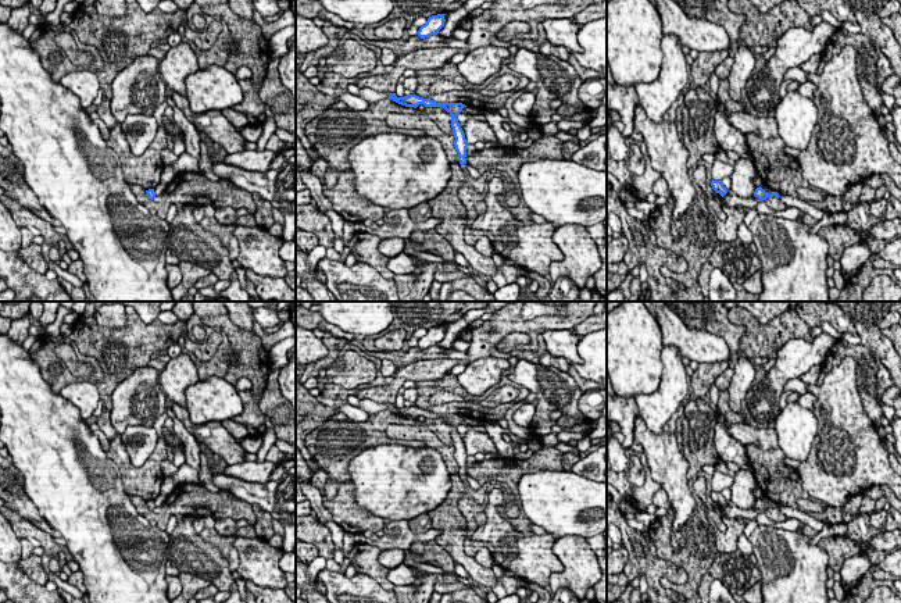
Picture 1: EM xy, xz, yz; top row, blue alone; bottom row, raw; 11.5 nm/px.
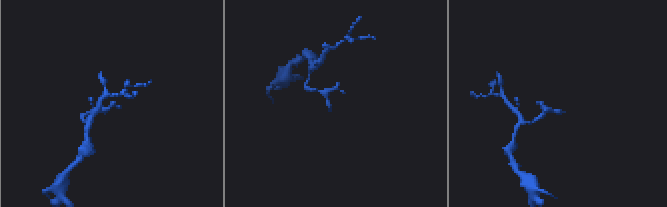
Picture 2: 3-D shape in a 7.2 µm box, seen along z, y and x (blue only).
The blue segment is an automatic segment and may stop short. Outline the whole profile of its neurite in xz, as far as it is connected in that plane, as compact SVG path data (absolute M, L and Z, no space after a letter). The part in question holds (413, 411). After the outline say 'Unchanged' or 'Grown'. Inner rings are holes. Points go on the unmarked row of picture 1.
M390 404L389 410L405 417L405 418L414 418L416 420L419 415L423 415L425 418L443 418L450 427L451 427L451 439L453 439L453 446L455 449L454 452L454 459L458 464L458 472L460 475L466 475L466 450L465 450L465 445L458 433L458 427L462 422L464 418L466 418L462 414L436 414L430 410L423 410L419 408L416 406L410 406L410 407L404 407L404 408L397 408L396 404Z. Unchanged

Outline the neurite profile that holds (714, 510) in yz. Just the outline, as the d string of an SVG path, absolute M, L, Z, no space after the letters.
M711 495L707 496L705 507L708 517L714 521L715 525L725 525L722 520L722 507L712 500Z

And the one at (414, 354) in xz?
M432 346L429 349L421 350L419 347L411 347L404 356L394 356L390 352L371 352L372 357L379 360L390 360L397 370L419 361L419 360L435 360L435 358L447 358L444 356L446 349L440 346Z

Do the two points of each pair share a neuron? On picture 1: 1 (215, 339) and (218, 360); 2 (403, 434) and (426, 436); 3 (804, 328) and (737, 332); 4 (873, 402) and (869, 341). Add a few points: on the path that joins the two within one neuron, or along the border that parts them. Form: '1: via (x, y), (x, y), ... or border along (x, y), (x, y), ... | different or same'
1: border along (218, 348), (208, 360), (199, 360) | different
2: via (408, 434), (421, 434) | same
3: border along (726, 316), (744, 328), (739, 349) | different
4: border along (861, 342), (886, 368) | different

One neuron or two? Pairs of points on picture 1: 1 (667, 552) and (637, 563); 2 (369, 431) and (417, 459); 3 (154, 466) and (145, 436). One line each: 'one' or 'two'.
1: two
2: two
3: two

